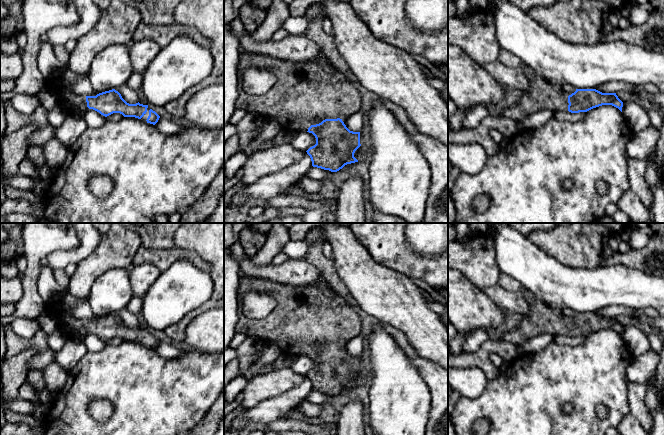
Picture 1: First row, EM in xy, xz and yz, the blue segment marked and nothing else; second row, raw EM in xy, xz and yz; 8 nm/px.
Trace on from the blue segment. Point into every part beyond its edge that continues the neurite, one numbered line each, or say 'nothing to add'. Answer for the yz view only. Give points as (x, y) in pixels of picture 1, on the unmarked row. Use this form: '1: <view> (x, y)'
1: yz (540, 319)

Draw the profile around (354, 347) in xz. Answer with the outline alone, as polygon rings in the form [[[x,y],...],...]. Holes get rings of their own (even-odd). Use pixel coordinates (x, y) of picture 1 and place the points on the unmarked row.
[[[361,334],[352,340],[343,342],[342,345],[350,355],[360,356],[366,342],[367,339]]]

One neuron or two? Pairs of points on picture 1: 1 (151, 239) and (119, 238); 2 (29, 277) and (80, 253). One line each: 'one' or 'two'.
1: two
2: two

